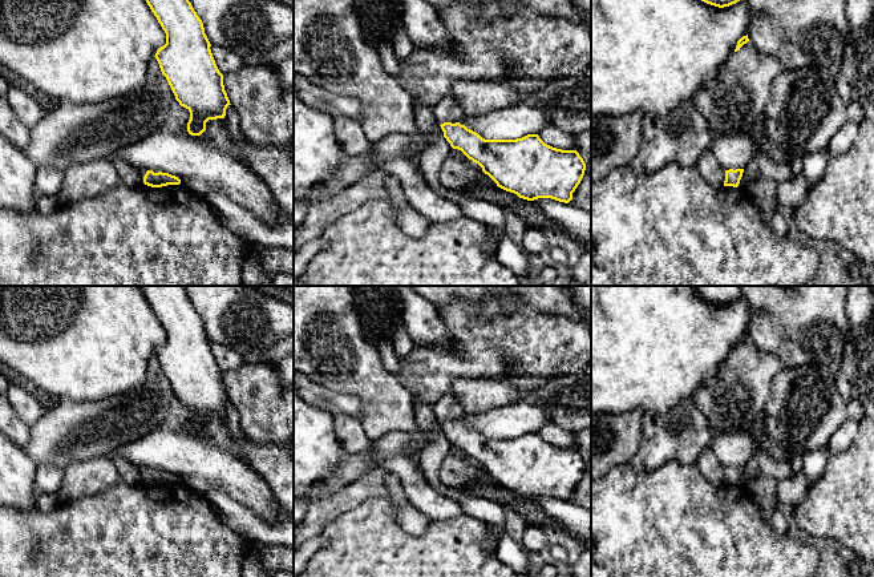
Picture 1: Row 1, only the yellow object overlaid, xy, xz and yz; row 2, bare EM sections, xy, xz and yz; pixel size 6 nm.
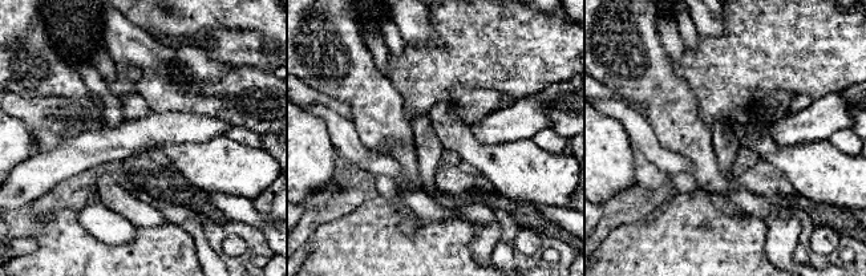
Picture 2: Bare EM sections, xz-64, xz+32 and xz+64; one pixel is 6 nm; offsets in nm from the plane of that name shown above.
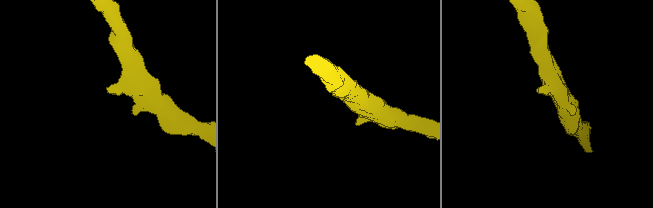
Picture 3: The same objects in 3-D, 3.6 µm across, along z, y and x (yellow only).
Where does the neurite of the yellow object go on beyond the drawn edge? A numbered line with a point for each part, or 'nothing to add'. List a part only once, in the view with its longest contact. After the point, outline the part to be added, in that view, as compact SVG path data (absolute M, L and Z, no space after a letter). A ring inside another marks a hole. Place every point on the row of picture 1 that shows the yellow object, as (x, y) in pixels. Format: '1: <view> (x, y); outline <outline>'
1: xz (446, 111); outline M445 97L437 104L433 105L432 112L438 124L444 122L460 122L465 114L458 106L458 104L453 100L453 97Z

